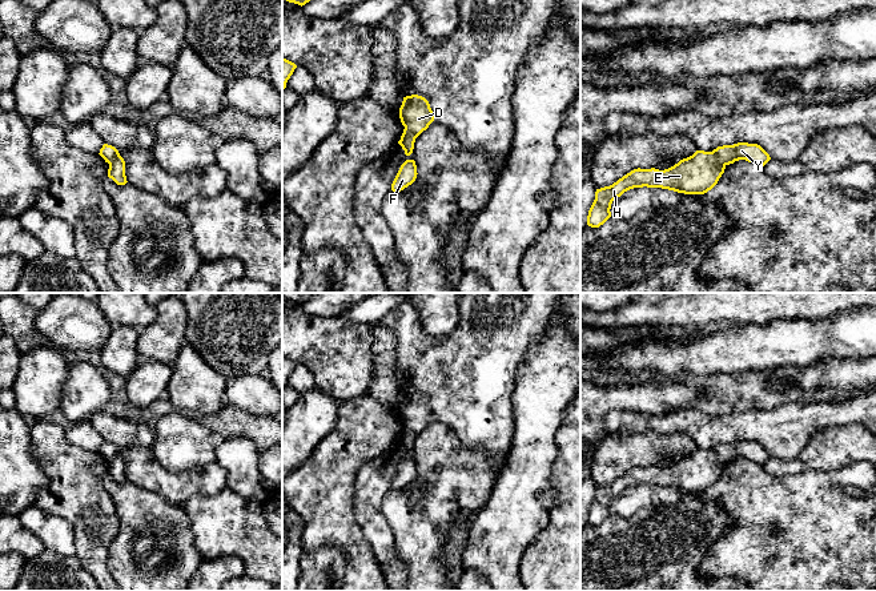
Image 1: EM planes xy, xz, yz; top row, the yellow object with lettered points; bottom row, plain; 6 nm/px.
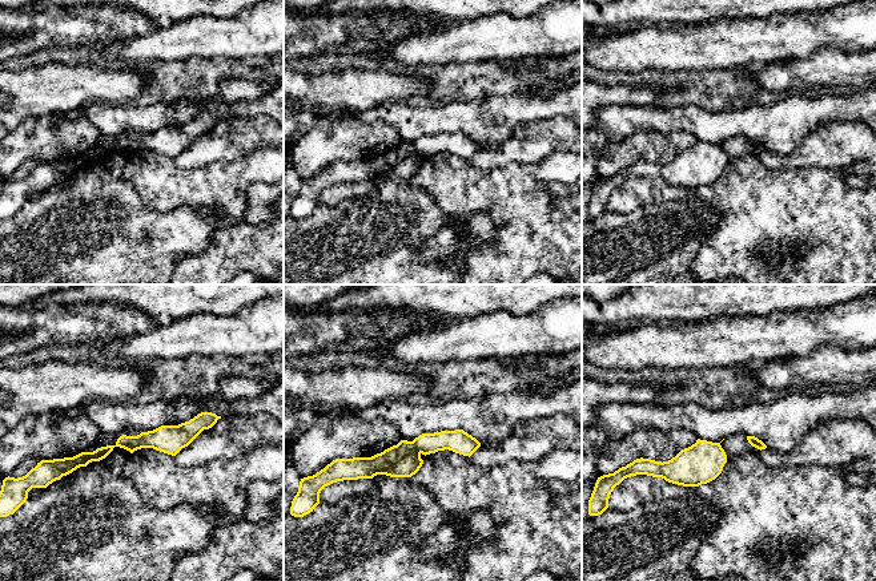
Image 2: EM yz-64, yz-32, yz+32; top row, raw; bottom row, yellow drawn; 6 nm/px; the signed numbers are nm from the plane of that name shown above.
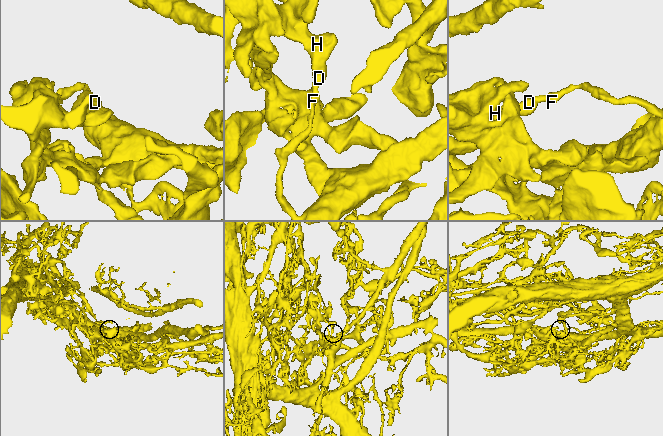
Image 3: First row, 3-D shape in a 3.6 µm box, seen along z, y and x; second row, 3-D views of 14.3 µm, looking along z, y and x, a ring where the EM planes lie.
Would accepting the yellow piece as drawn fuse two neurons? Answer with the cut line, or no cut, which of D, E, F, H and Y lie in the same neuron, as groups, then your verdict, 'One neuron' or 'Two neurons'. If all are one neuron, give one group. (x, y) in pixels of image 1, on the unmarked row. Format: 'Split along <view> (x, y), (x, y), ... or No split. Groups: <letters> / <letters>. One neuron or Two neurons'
Split along yz (711, 450), (724, 463). Groups: D E H / F Y. Two neurons

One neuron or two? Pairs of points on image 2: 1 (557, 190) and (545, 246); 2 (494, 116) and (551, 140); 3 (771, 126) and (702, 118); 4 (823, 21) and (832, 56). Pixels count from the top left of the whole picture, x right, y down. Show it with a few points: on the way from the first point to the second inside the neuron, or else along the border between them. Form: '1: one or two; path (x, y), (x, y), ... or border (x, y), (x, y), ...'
1: two; border (545, 186), (554, 197), (567, 197)
2: two; border (546, 118), (519, 122), (494, 148)
3: one; path (754, 122), (719, 122)
4: two; border (860, 51), (820, 47), (800, 59)

